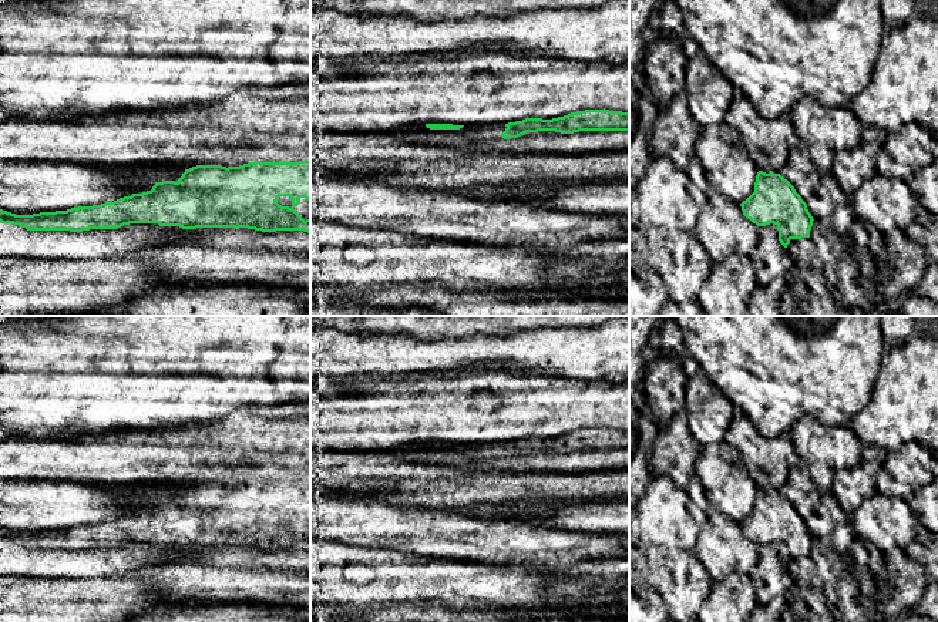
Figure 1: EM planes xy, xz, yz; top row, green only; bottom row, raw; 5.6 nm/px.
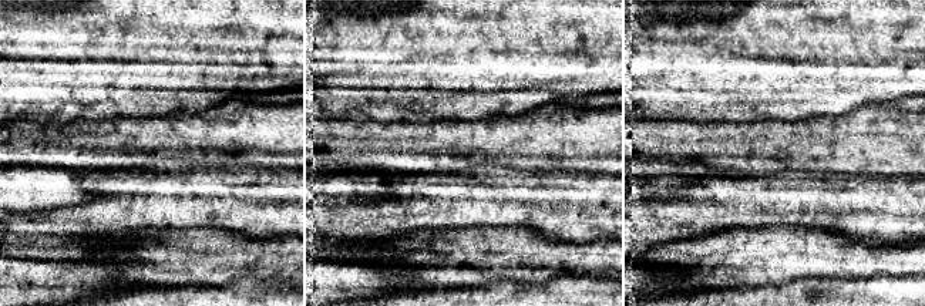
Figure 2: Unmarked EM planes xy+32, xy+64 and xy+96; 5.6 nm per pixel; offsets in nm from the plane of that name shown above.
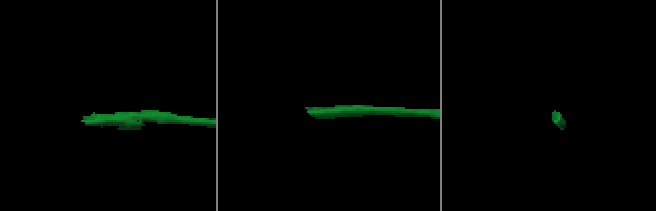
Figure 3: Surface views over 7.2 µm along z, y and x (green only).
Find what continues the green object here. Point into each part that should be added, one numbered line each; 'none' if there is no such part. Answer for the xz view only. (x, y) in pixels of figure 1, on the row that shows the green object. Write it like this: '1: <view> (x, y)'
none

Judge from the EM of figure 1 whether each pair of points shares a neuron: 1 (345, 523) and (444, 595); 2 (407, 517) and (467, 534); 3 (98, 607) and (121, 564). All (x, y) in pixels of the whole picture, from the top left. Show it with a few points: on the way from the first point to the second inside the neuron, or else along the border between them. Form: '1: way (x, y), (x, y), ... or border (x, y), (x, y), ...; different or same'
1: border (346, 544), (369, 548), (393, 548), (412, 554); different
2: way (422, 531), (453, 534); same
3: border (140, 575), (81, 580); different

